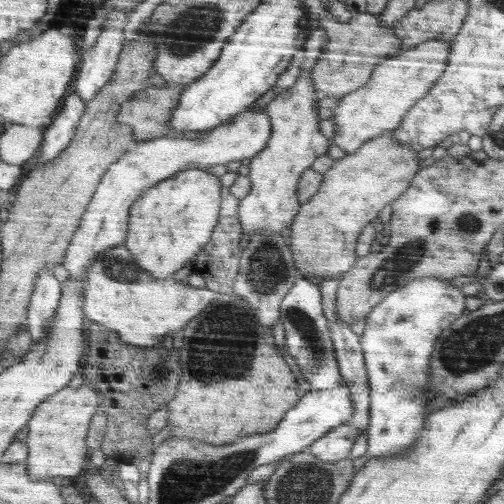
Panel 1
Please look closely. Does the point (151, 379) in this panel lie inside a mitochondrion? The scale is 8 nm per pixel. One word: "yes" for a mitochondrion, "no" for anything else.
yes

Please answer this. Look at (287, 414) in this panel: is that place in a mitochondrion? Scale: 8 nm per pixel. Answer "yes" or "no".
no

